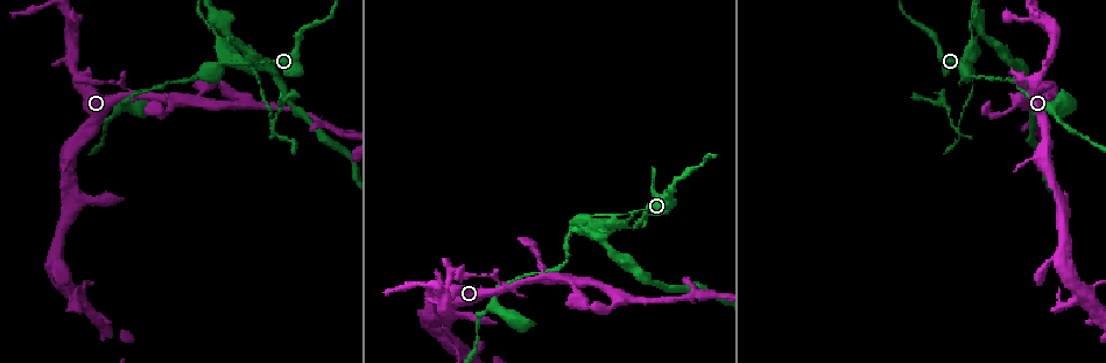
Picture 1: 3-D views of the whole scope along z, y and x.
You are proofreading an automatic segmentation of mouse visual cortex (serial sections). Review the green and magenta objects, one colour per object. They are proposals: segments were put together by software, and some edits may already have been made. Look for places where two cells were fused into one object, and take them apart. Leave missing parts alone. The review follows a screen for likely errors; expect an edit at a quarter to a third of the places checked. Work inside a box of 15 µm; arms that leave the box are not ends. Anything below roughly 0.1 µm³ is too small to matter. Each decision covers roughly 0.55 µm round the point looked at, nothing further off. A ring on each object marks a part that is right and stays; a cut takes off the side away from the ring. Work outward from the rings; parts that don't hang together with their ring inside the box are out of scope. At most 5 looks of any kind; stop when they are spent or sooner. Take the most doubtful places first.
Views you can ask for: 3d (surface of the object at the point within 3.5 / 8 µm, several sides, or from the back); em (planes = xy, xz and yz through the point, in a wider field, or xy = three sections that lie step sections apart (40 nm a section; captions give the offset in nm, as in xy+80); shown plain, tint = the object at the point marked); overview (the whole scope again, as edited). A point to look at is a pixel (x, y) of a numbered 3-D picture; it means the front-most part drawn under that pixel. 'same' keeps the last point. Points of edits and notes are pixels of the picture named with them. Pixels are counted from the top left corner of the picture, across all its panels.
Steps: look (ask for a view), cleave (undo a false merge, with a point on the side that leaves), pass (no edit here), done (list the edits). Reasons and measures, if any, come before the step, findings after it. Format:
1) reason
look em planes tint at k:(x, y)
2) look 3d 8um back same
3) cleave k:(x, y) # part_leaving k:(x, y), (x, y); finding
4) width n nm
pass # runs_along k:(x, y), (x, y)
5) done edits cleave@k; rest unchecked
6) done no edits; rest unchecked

looks like a crossing
look 3d 3.5um at 1:(611, 224)

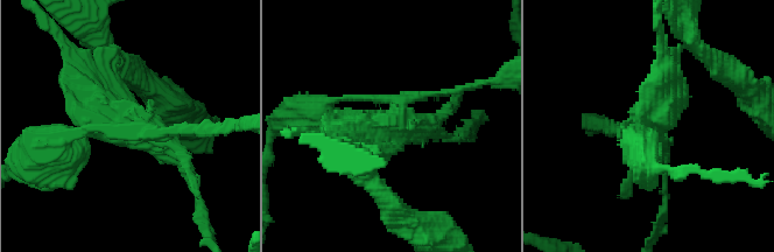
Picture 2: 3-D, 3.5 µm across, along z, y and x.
look em xy step 3 tint at 2:(387, 122)

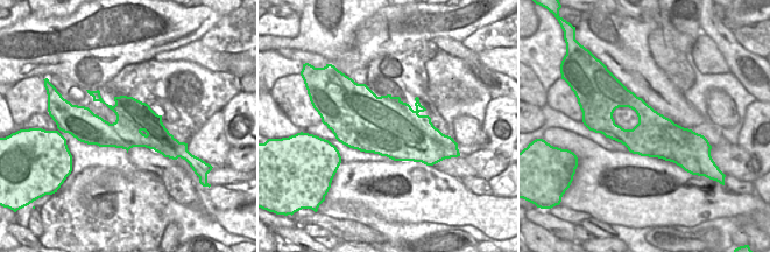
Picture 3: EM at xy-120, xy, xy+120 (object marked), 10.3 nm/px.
cleave 2:(110, 92) # part_leaving 2:(141, 117), (95, 99), (72, 56); two cells meet here

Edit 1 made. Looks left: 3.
three-way junction
look 3d 8um at 1:(543, 275)

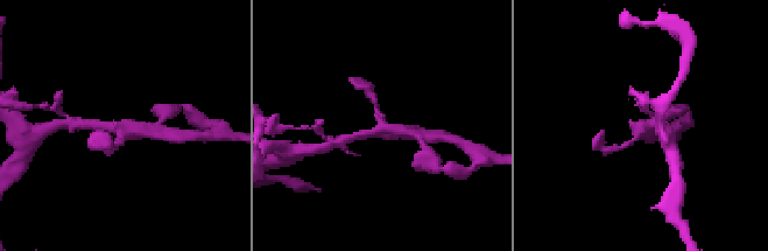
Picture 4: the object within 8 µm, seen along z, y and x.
look 3d 3.5um at 4:(646, 130)

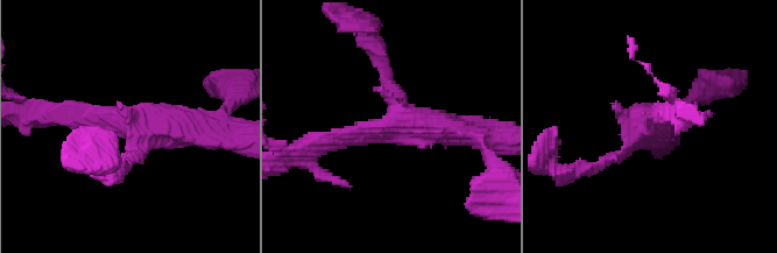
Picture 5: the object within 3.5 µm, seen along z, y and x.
shape alone is not enough
look em xy step 1 tint at 5:(399, 121)

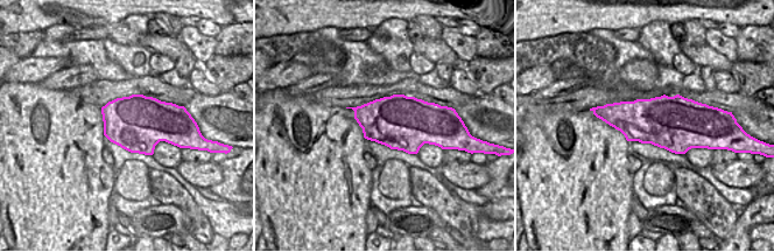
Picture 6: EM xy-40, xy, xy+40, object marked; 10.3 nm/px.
pass # continuous, no second cell

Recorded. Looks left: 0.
done edits cleave@2; rest unchecked

